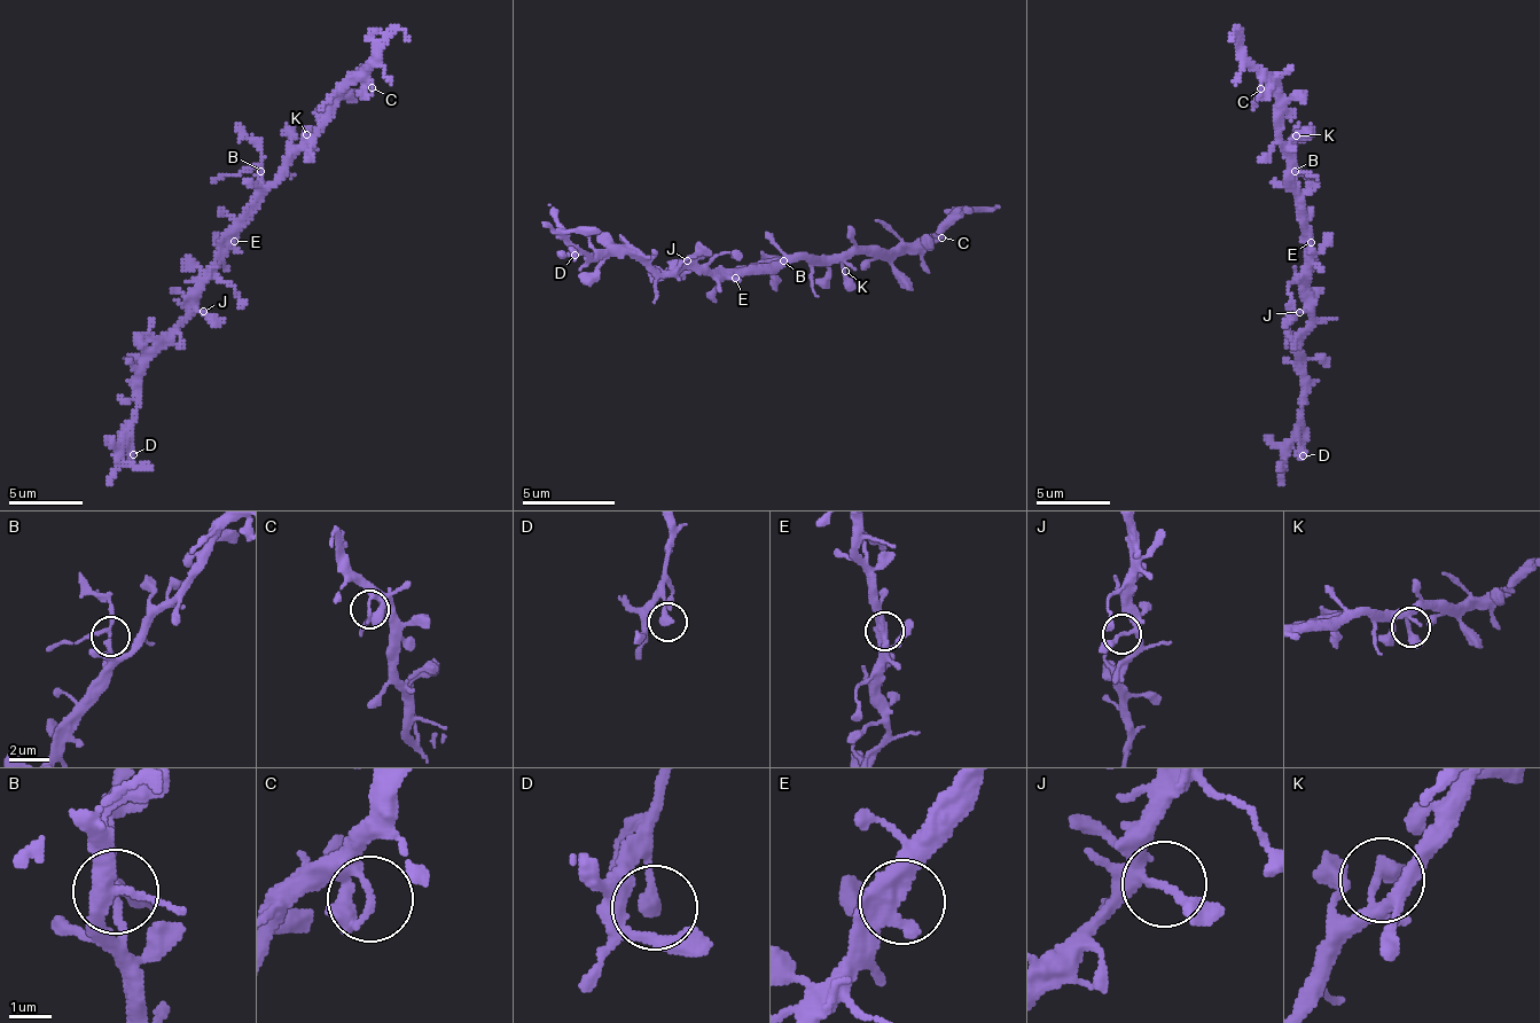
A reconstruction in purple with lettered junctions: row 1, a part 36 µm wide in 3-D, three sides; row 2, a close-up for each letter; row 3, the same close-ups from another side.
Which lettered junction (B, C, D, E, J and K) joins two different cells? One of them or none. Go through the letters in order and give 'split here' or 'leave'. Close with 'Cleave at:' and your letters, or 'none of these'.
B: split here
C: leave
D: leave
E: leave
J: leave
K: leave
Cleave at: B

